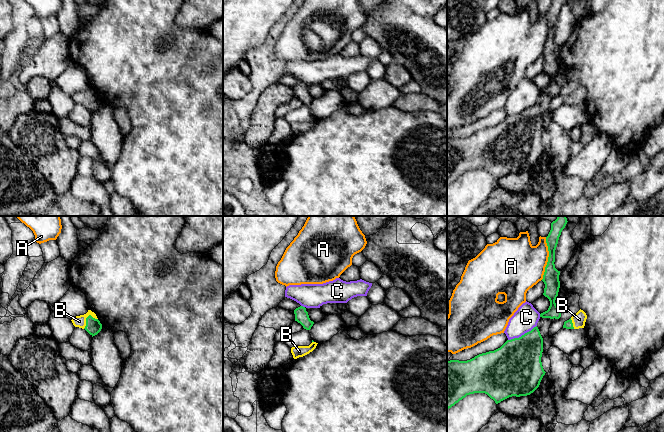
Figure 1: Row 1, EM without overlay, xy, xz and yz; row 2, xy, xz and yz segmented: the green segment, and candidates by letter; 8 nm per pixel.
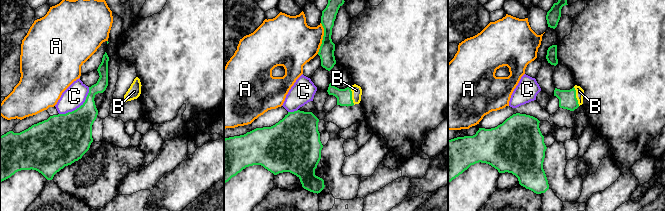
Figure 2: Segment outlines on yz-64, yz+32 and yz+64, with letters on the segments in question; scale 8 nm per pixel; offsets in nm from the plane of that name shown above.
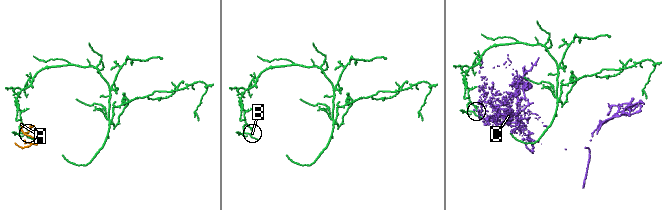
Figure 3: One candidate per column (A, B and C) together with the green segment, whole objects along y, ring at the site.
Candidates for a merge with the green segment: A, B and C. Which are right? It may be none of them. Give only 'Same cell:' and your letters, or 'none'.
Same cell: B

